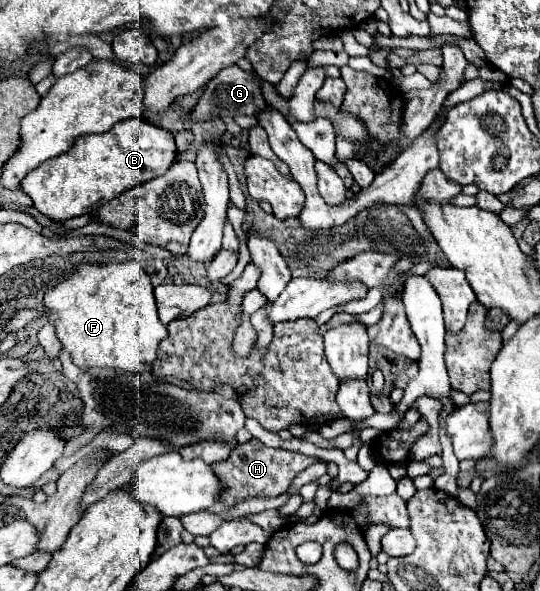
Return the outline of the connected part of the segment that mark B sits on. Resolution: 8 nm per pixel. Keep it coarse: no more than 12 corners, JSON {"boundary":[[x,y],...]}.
{"boundary":[[141,117],[25,175],[55,221],[93,213],[175,161],[169,131]]}

